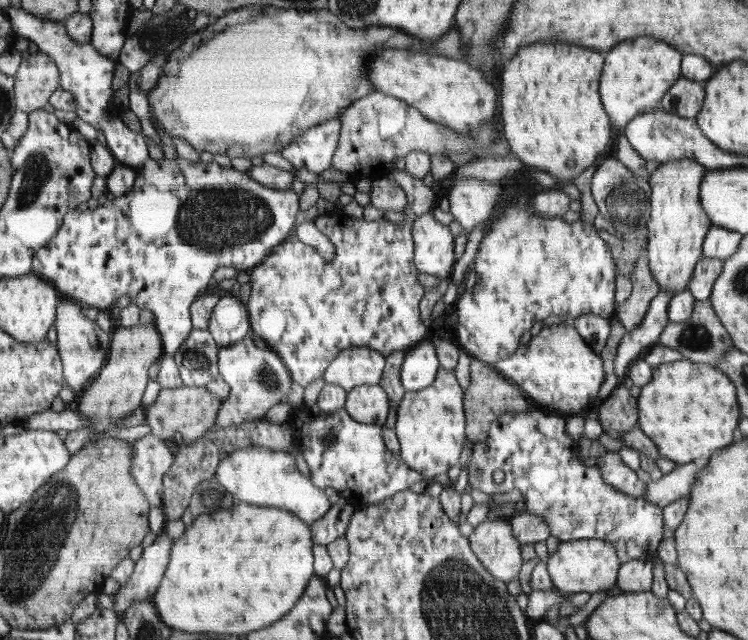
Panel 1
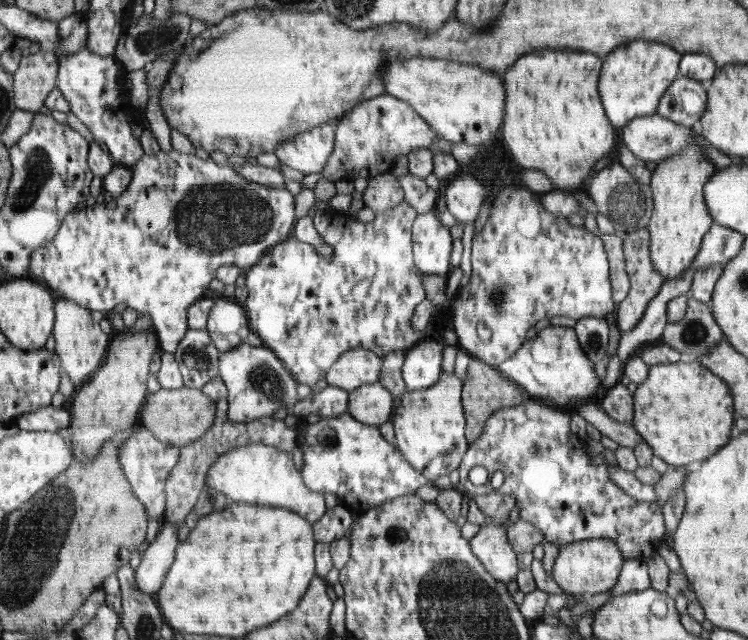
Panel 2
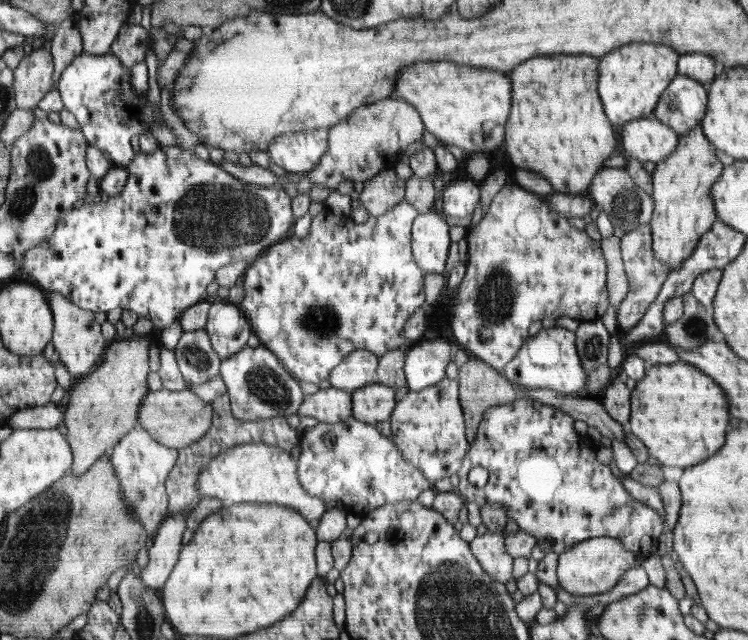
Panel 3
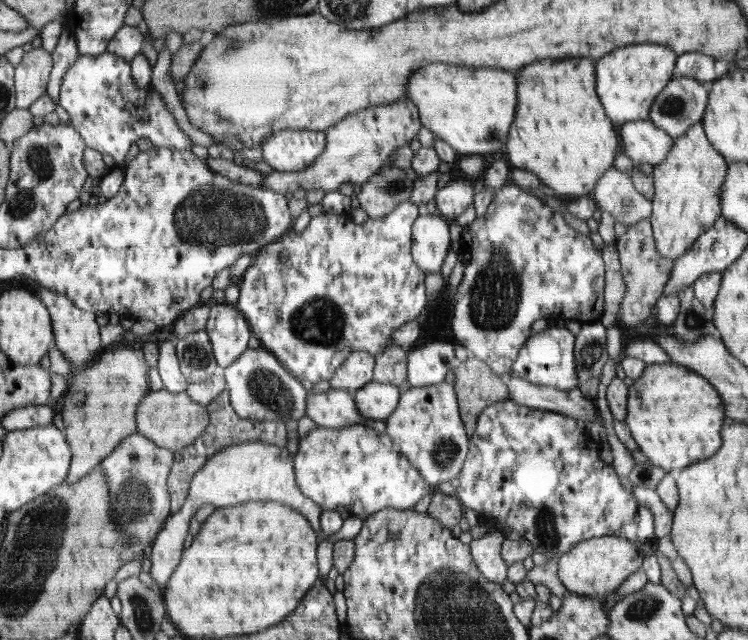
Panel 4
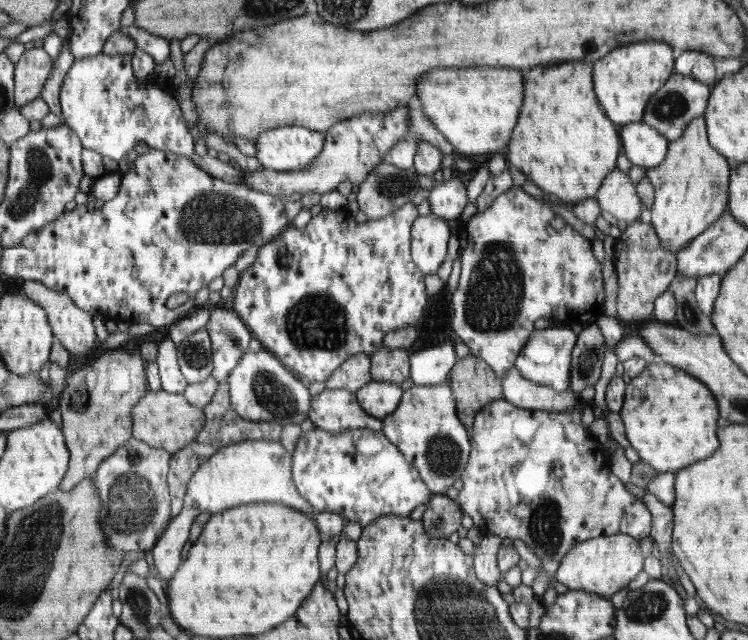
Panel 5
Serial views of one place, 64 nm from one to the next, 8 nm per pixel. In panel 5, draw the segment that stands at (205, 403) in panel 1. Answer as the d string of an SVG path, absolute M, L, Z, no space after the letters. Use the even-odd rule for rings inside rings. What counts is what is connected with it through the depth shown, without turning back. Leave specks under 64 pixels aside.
M163 389L151 391L141 398L133 409L133 436L146 445L155 449L164 449L170 454L189 446L205 424L205 411L190 403L183 393L172 394Z

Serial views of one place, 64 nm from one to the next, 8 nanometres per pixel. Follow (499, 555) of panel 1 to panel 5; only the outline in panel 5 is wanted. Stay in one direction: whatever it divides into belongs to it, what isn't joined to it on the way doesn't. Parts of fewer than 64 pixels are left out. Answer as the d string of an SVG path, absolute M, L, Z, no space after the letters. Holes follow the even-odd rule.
M484 535L482 541L474 546L473 565L477 577L487 586L497 586L504 574L498 567L498 551L503 538L496 535Z

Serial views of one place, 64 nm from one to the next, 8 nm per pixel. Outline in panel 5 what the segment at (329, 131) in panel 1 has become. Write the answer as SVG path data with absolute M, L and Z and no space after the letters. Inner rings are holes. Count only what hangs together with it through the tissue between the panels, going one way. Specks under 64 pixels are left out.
M304 126L268 130L257 139L256 157L264 169L294 172L306 169L322 153L325 134Z

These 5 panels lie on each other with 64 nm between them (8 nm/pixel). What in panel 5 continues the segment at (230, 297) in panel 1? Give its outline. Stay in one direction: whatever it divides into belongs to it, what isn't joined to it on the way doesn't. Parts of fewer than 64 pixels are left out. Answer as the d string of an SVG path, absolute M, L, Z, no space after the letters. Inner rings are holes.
M227 303L211 307L211 315L205 329L211 338L211 374L219 383L226 383L230 371L249 350L248 344L253 334L244 324L242 317Z

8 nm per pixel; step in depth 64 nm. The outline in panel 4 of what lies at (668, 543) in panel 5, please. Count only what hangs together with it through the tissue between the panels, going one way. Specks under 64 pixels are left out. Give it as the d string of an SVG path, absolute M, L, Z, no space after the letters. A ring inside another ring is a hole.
M634 485L632 492L634 492L633 495L636 500L655 515L654 533L656 533L656 540L670 534L673 525L673 512L662 502L662 499L656 493L656 489Z

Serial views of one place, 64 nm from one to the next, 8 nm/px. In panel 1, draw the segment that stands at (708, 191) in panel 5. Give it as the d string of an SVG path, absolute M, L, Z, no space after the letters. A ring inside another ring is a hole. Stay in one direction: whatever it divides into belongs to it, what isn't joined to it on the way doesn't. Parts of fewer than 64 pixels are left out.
M680 158L661 163L646 183L651 192L650 218L644 225L649 241L646 250L650 272L660 290L685 291L703 254L705 236L712 225L700 202L699 185L705 170L692 158Z

